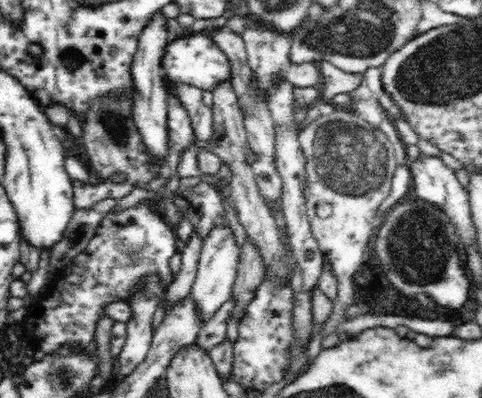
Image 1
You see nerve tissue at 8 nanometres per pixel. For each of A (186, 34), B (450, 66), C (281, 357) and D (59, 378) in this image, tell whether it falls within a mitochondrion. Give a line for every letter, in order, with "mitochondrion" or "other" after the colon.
A: other
B: mitochondrion
C: other
D: mitochondrion

